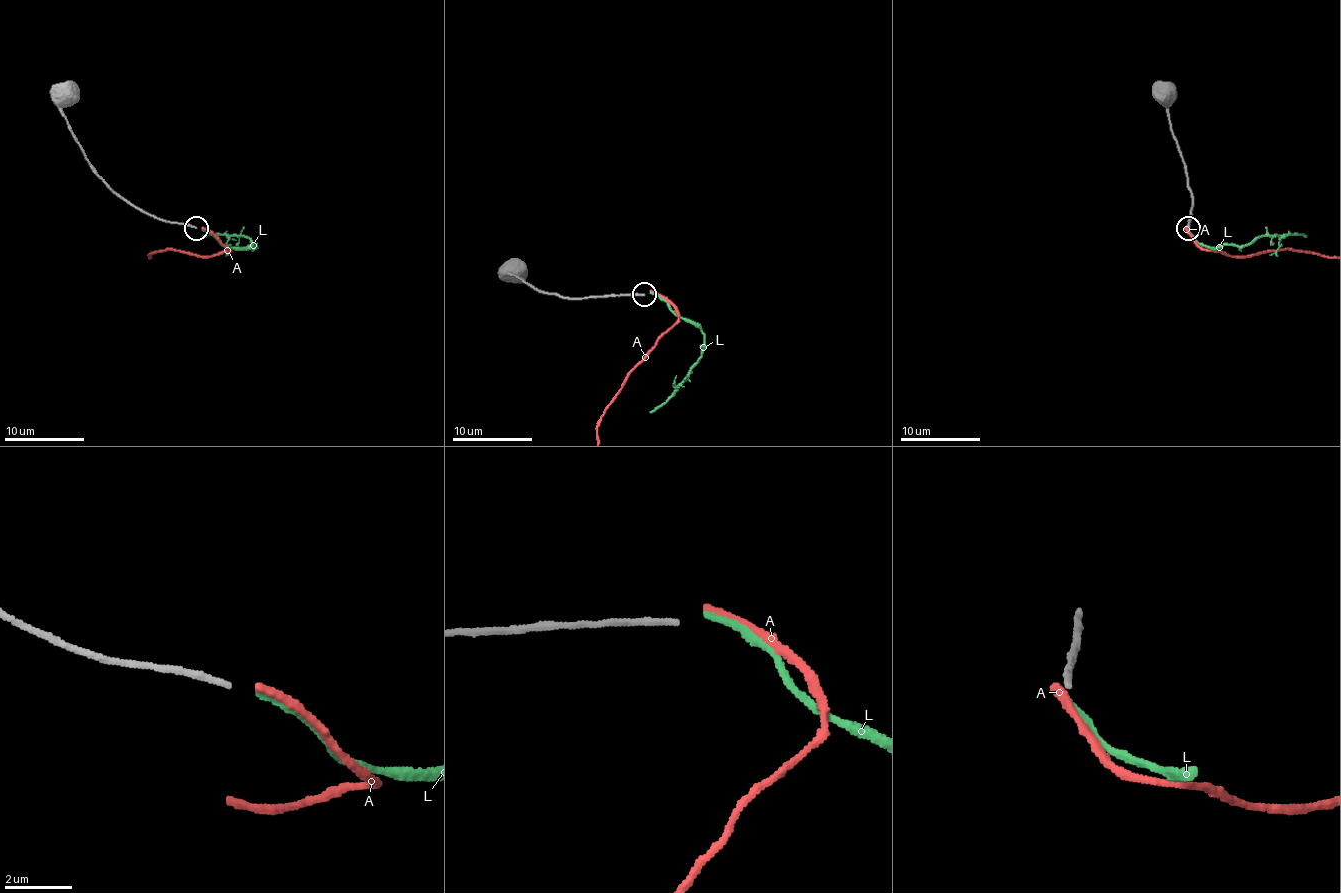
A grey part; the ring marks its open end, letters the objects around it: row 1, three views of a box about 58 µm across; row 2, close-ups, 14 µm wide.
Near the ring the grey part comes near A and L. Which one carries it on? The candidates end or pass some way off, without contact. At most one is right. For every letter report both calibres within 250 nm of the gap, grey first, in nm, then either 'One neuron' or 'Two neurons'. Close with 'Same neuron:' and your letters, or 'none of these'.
A: Thickness 180 nm (grey) against 240 nm. Two neurons
L: Thickness 180 nm (grey) against 240 nm. Two neurons
Same neuron: none of these

